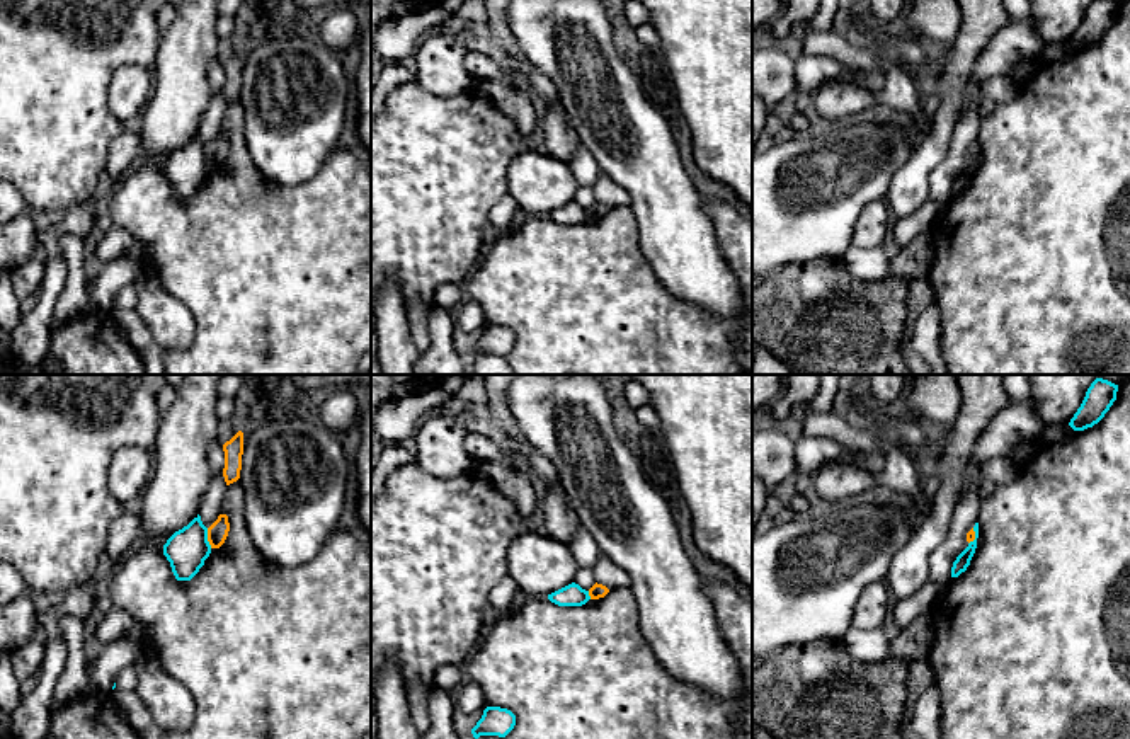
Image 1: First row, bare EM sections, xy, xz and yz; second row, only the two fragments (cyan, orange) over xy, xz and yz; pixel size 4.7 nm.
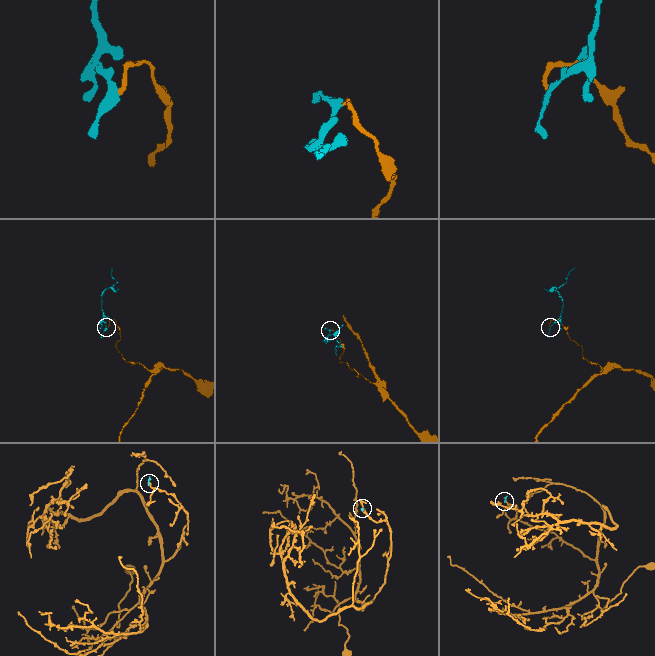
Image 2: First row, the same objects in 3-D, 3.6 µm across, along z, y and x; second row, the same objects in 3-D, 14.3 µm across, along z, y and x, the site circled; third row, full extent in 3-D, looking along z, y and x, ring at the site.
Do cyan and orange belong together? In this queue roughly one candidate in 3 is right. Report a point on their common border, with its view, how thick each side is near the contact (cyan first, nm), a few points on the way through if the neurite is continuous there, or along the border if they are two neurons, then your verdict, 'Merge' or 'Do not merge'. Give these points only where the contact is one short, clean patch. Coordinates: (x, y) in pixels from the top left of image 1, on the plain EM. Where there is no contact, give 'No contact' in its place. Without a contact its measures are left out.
Touches cyan at xy (206, 157). Thickness 200 nm (cyan) against 100 nm. Boundary: xy (206, 147), (206, 157), (211, 166). Do not merge

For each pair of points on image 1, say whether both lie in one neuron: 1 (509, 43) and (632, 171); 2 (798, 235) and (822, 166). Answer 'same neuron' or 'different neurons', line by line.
1: different neurons
2: same neuron

